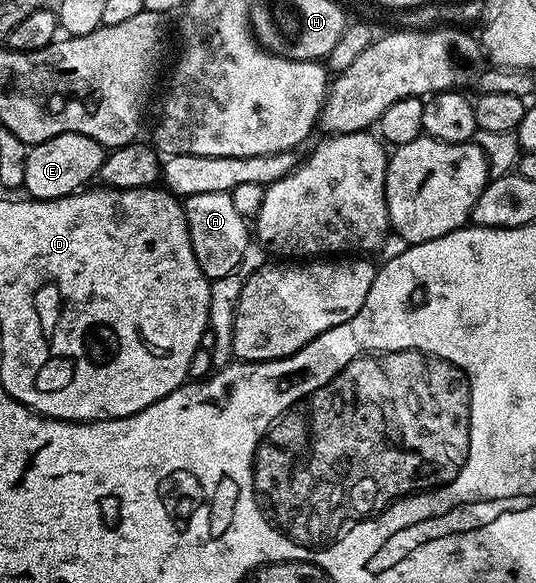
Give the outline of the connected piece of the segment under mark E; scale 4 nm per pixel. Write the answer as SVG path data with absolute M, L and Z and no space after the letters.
M63 132L29 147L23 191L34 200L57 200L70 196L99 177L105 159L106 149L94 138L77 132Z

